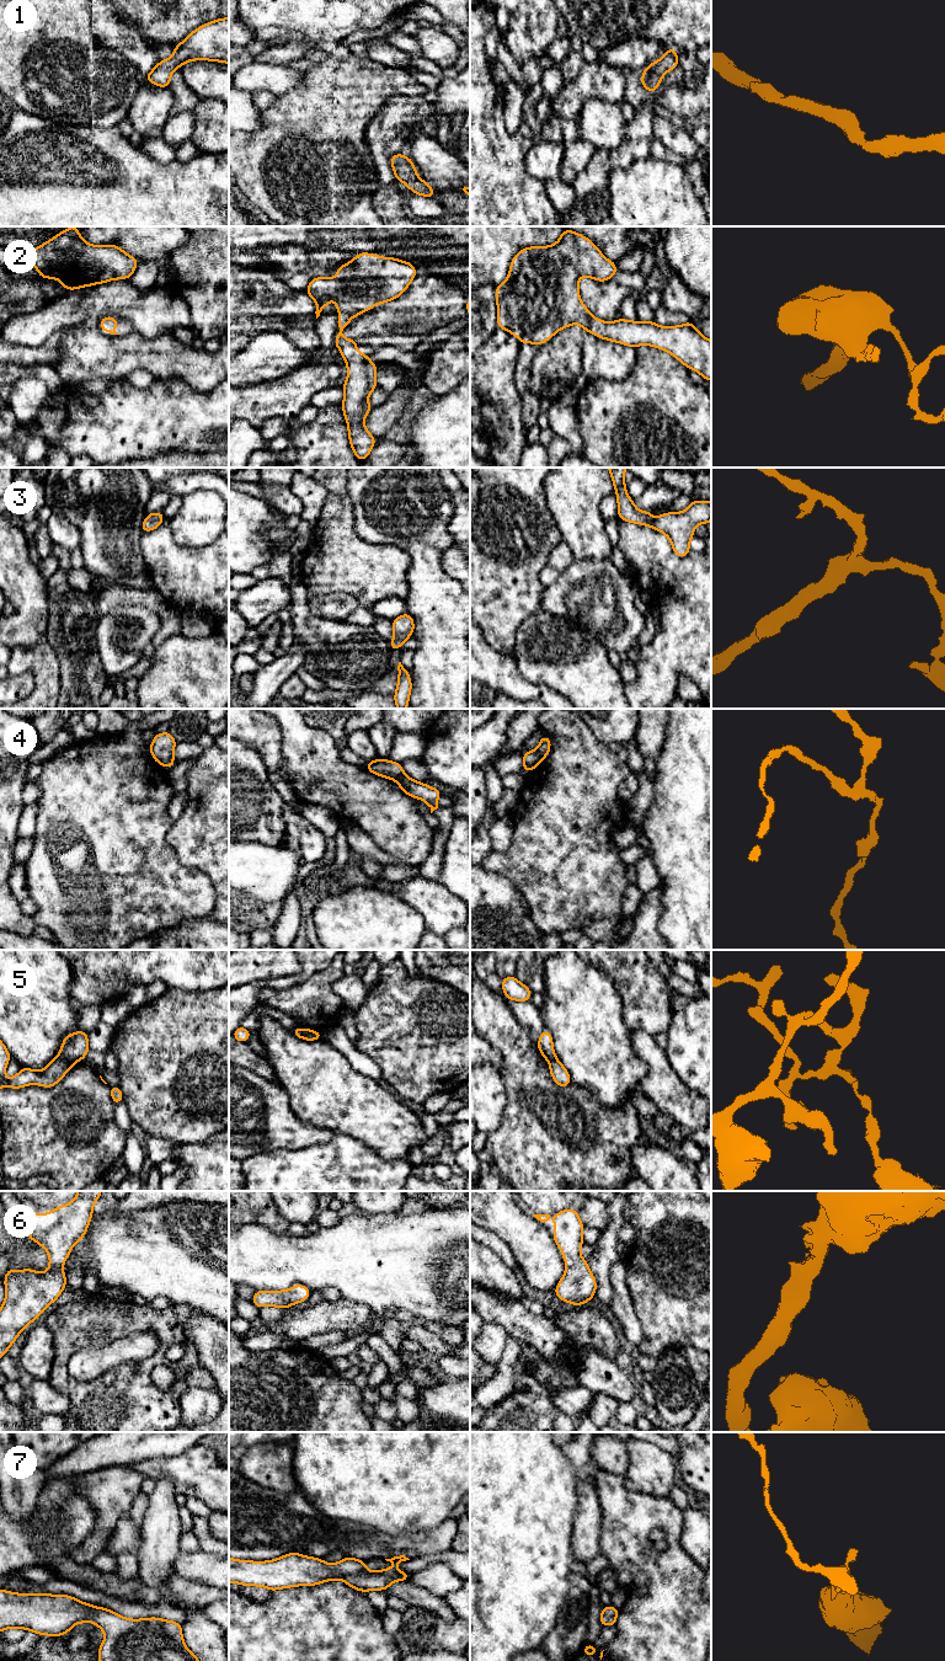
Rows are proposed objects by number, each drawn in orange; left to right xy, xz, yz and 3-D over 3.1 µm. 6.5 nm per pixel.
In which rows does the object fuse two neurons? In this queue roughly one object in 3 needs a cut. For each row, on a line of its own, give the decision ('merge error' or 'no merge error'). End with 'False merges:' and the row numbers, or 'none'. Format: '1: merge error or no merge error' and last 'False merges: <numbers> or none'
1: no merge error
2: no merge error
3: no merge error
4: merge error
5: merge error
6: no merge error
7: no merge error
False merges: 4, 5

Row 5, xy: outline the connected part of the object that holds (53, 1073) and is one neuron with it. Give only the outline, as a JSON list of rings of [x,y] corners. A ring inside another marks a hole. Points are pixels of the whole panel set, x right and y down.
[[[0,1040],[0,1088],[9,1086],[14,1089],[25,1088],[30,1084],[52,1088],[59,1083],[74,1062],[54,1058],[43,1070],[33,1070],[31,1068],[21,1068],[21,1070],[11,1079],[5,1078],[5,1069],[11,1059],[9,1051]]]

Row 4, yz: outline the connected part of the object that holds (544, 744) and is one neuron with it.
[[[544,735],[538,746],[538,753],[541,759],[546,758],[548,754],[550,753],[550,746],[551,746],[550,738],[546,735]]]

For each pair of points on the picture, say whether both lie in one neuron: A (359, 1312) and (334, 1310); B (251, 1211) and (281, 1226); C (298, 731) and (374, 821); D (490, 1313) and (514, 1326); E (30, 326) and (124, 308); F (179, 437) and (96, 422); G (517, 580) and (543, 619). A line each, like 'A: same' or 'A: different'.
A: same
B: same
C: same
D: same
E: same
F: same
G: different

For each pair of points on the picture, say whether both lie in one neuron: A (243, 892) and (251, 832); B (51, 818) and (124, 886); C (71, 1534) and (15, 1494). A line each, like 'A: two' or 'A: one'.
A: two
B: one
C: two

